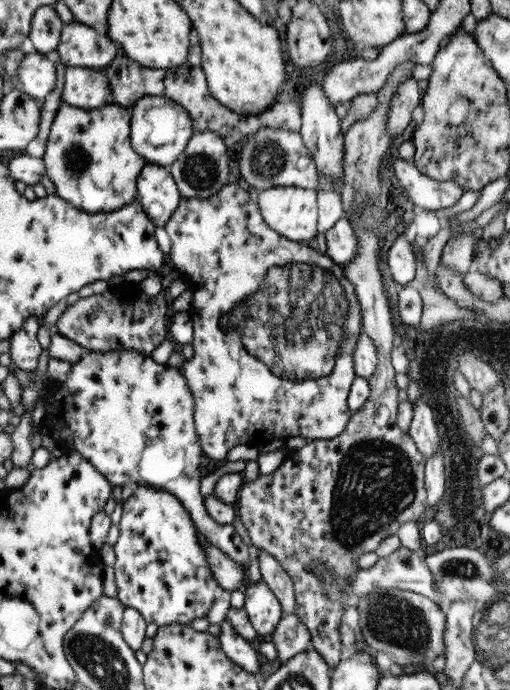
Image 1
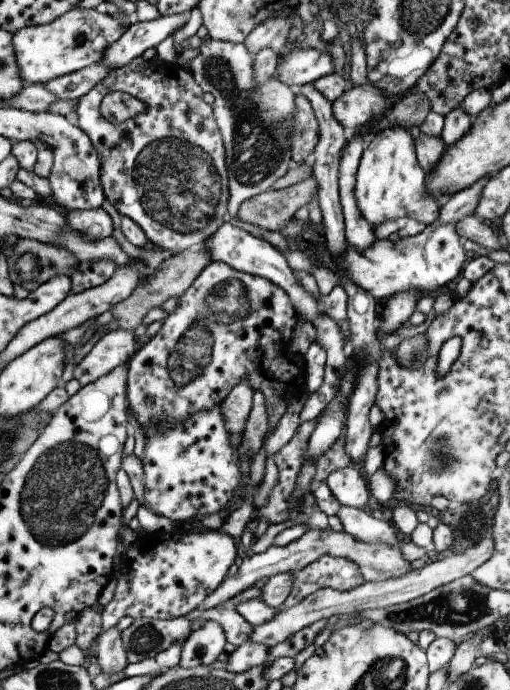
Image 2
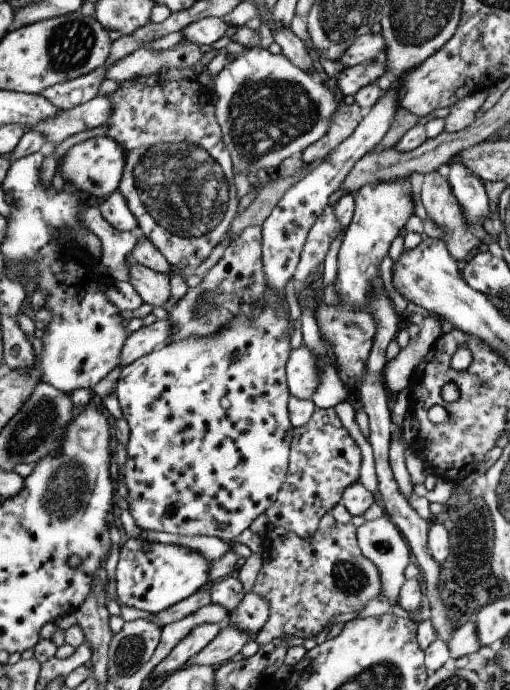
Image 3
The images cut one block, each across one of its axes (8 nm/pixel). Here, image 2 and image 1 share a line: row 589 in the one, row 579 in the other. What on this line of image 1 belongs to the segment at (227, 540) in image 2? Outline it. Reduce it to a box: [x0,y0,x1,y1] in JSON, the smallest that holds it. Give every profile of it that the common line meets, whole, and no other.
[112,486,220,627]

